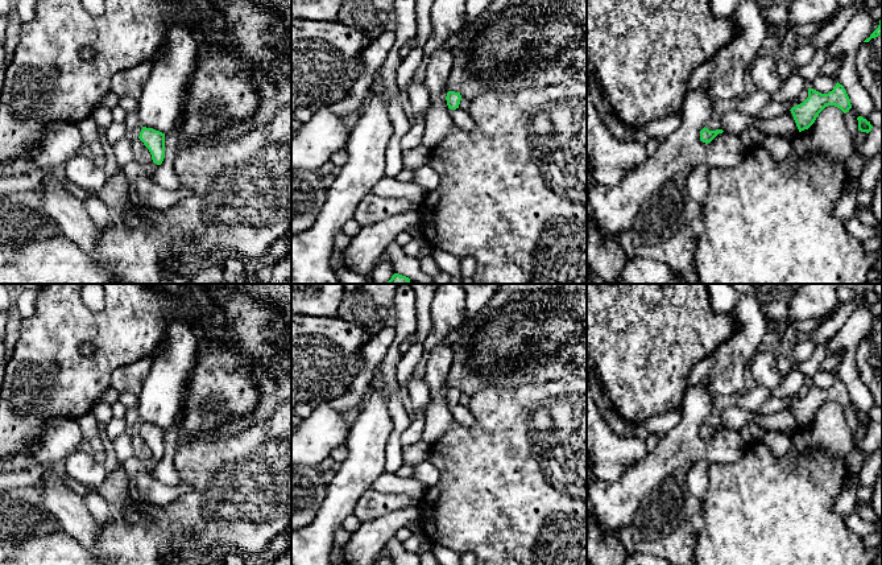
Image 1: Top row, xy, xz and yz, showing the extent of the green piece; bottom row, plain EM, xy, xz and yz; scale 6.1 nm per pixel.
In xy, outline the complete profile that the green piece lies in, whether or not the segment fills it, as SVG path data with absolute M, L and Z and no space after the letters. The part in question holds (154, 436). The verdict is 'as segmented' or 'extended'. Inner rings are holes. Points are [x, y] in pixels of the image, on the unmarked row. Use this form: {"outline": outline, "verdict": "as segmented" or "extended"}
{"outline": "M142 422L138 434L149 445L153 458L161 461L165 454L165 429Z", "verdict": "as segmented"}

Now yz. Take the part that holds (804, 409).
{"outline": "M837 378L828 389L808 384L808 393L790 405L799 428L808 425L828 401L838 403L844 409L852 404L850 395L842 380Z", "verdict": "as segmented"}

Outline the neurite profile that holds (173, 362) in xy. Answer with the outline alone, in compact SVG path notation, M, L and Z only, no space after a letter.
M173 321L167 326L163 342L153 352L150 372L142 384L141 393L137 396L137 411L142 422L162 429L175 424L196 355L198 337L195 331L182 321Z

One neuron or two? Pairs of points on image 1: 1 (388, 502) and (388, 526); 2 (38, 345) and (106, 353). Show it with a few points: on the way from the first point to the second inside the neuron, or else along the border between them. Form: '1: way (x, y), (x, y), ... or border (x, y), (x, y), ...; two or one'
1: border (417, 504), (397, 511), (386, 511), (361, 523); two
2: way (56, 358), (61, 362), (88, 362); one

